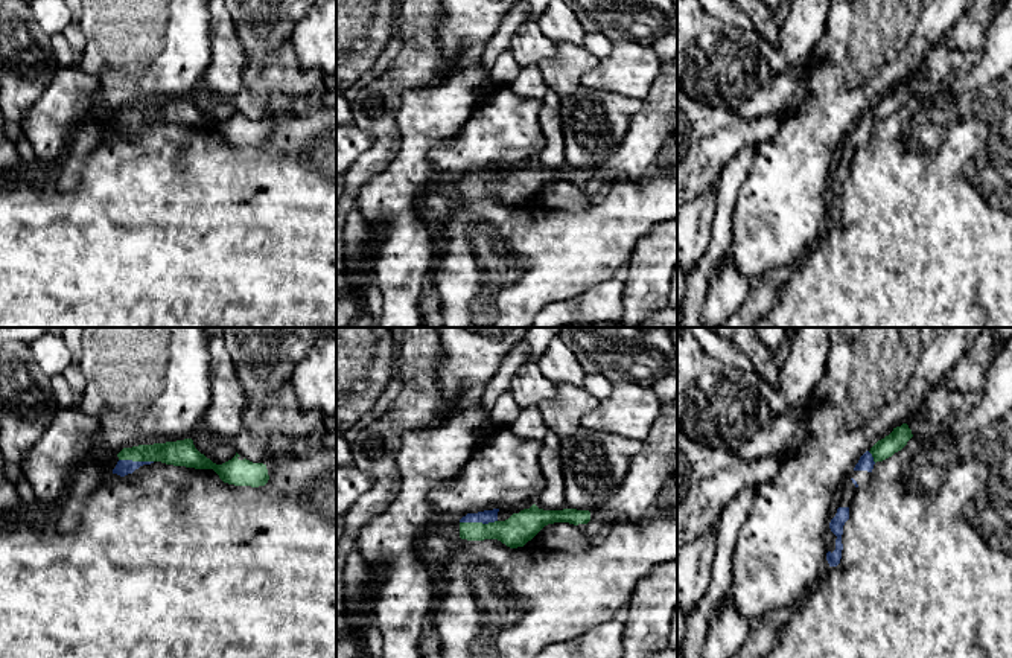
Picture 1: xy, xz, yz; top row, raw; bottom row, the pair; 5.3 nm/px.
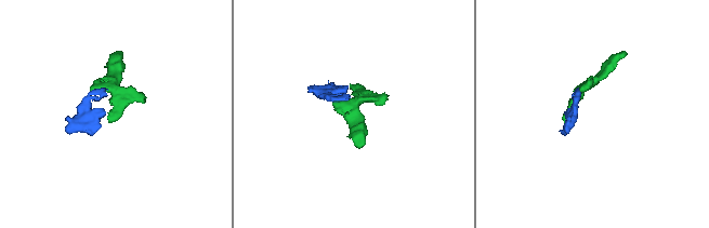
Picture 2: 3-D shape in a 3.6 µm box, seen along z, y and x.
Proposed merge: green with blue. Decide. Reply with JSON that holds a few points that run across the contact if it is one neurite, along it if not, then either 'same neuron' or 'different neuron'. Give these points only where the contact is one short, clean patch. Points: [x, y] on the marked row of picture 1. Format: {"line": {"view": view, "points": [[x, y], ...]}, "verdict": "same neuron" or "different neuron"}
{"line": {"view": "xz", "points": [[521, 527], [487, 527], [478, 523], [486, 517]]}, "verdict": "same neuron"}

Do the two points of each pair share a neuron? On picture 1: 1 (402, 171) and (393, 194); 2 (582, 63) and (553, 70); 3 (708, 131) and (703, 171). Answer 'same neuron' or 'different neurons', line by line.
1: same neuron
2: same neuron
3: same neuron

